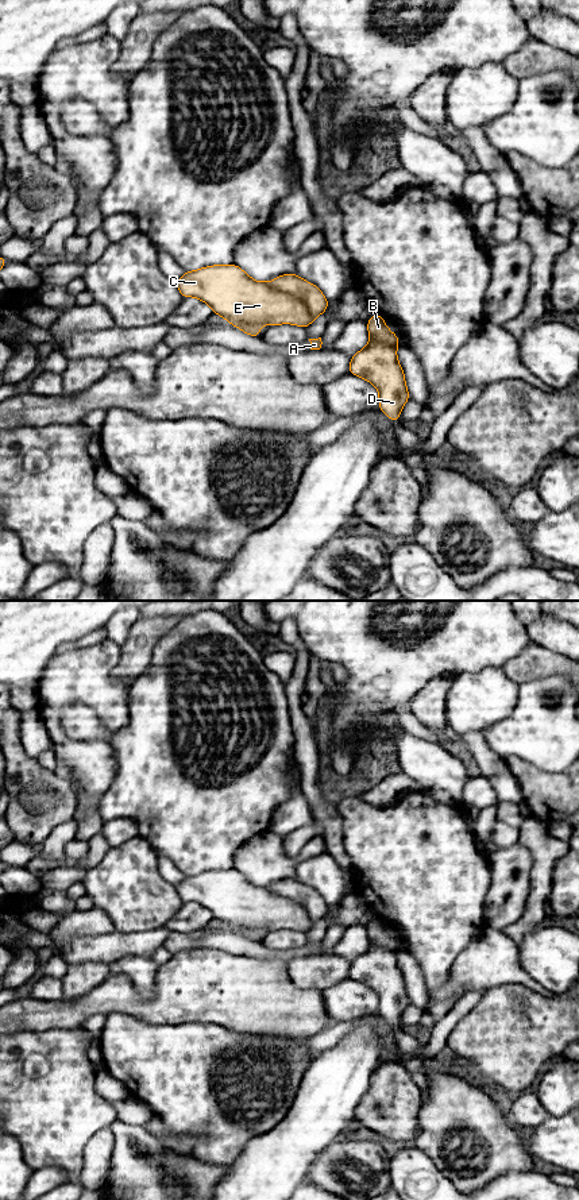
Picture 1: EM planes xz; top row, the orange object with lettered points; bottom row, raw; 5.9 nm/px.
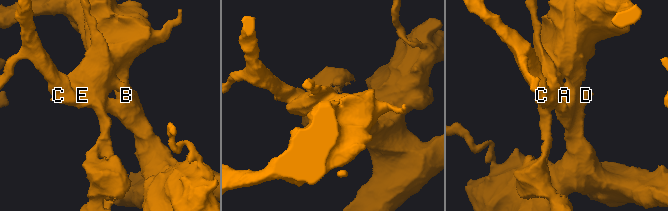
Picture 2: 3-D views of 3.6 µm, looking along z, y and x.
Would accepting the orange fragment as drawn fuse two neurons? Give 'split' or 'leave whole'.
split

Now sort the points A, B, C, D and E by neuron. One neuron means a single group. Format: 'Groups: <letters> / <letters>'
Groups: A B / C D E

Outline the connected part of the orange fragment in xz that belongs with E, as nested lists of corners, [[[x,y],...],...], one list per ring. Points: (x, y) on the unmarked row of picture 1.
[[[235,868],[185,876],[175,890],[184,903],[197,902],[231,930],[293,929],[308,934],[313,926],[300,904],[273,894],[269,887],[252,884]]]

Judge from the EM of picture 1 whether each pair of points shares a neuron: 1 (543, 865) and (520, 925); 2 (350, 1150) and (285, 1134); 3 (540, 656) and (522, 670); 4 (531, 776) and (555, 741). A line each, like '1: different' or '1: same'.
1: same
2: different
3: same
4: different

